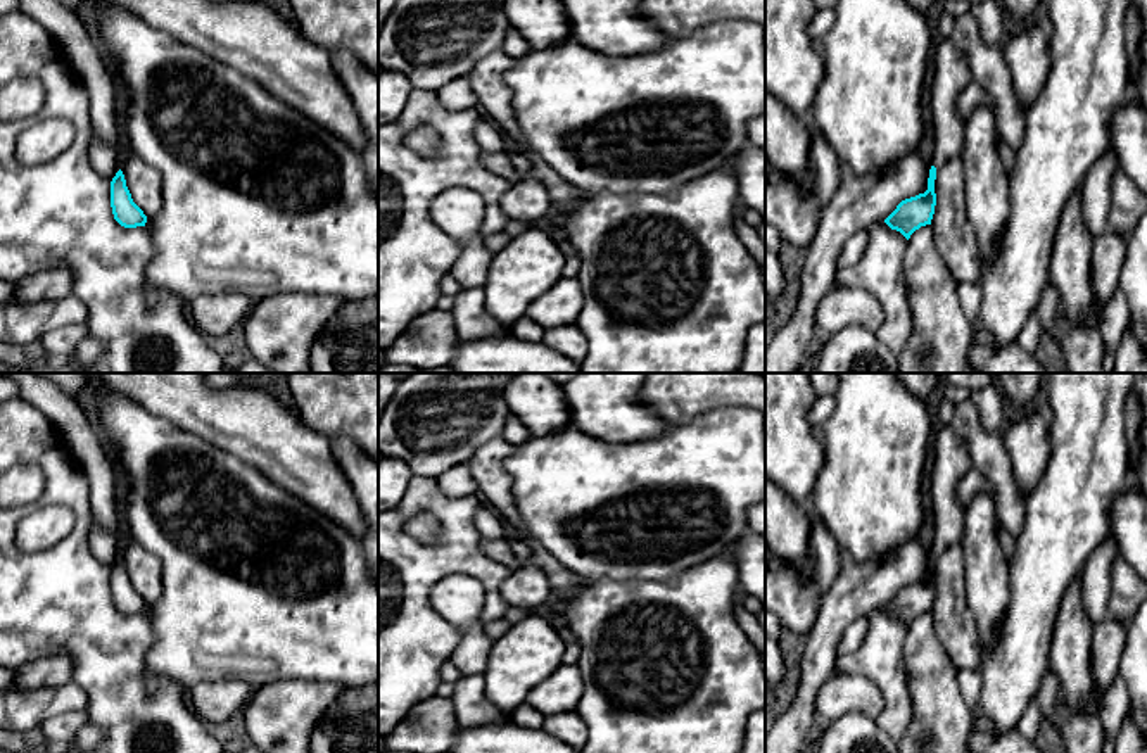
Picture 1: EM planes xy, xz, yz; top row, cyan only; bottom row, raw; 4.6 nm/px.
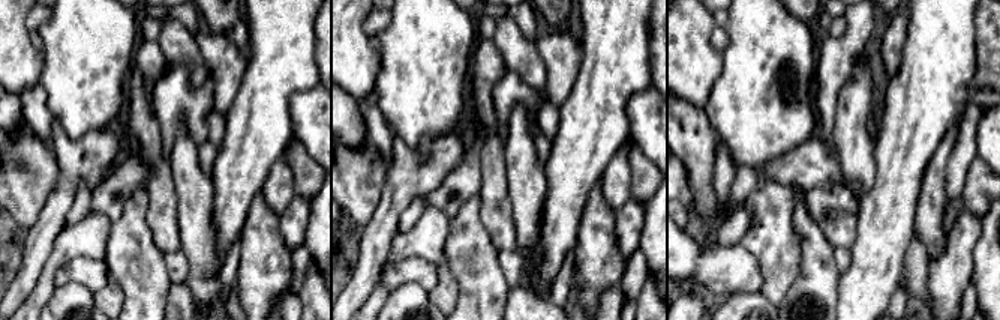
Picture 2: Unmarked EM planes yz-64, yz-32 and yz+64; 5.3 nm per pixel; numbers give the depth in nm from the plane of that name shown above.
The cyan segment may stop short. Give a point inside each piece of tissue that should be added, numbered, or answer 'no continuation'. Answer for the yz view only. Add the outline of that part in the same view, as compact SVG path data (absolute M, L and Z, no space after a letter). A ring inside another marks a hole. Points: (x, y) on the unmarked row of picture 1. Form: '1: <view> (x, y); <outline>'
1: yz (952, 461); M950 425L940 428L933 456L935 539L931 553L940 554L962 537L964 511L957 501L957 484L973 468L973 461L966 440Z

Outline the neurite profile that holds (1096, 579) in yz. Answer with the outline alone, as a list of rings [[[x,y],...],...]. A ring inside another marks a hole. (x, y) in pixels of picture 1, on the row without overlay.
[[[1109,532],[1081,572],[1081,608],[1092,623],[1107,617],[1111,570],[1118,556],[1116,541]]]

